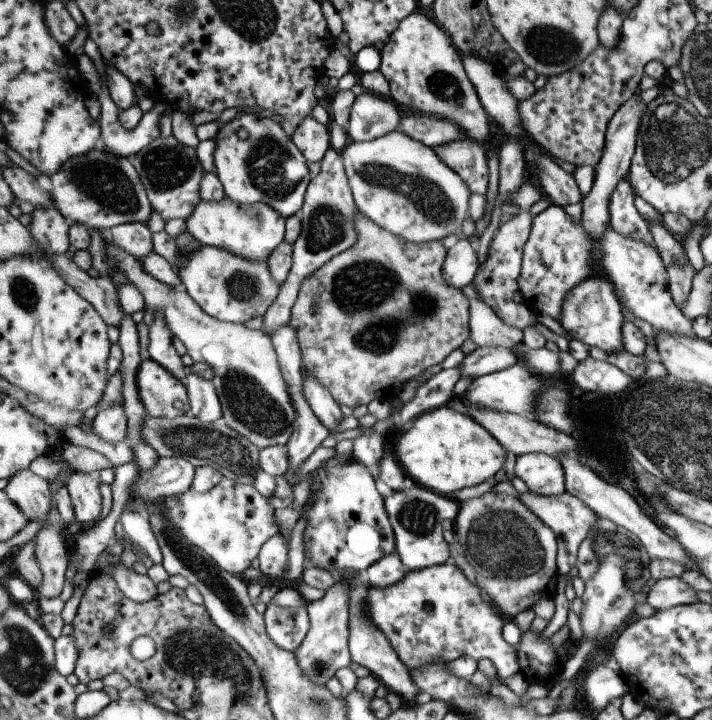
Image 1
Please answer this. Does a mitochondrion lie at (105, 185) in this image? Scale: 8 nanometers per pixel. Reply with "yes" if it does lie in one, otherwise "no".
yes

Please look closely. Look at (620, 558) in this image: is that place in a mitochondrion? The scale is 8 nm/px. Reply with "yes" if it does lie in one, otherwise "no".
yes

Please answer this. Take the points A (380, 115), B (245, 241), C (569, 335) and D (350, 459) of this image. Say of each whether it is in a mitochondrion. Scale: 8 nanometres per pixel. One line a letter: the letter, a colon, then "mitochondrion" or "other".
A: mitochondrion
B: other
C: other
D: other

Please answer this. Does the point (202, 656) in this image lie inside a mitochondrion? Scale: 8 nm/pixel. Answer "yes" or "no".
yes

